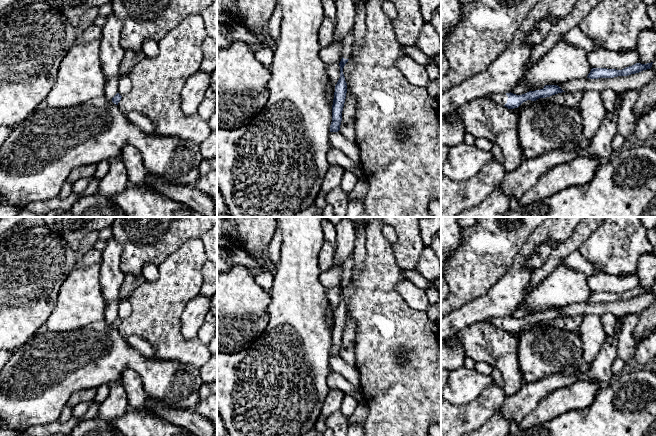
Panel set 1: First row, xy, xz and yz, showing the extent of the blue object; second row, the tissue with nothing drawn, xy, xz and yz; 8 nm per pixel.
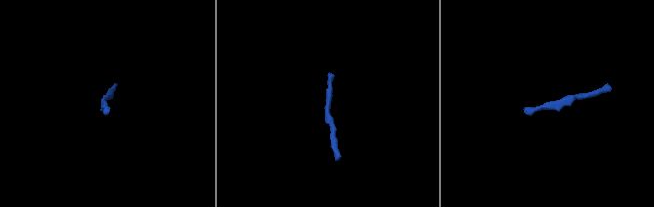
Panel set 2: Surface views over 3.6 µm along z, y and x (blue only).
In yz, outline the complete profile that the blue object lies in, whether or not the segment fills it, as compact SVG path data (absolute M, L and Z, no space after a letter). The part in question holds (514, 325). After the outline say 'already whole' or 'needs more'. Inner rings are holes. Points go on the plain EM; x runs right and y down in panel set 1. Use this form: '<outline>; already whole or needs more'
M545 309L543 313L529 315L522 319L516 319L513 317L496 317L489 318L485 321L492 323L494 326L504 329L508 333L518 332L523 326L527 324L536 325L539 322L546 322L552 319L565 316L557 309Z; needs more

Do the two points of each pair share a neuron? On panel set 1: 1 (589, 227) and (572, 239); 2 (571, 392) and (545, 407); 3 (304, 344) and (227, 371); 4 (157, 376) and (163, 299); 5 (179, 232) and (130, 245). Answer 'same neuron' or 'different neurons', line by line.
1: same neuron
2: same neuron
3: same neuron
4: different neurons
5: same neuron

